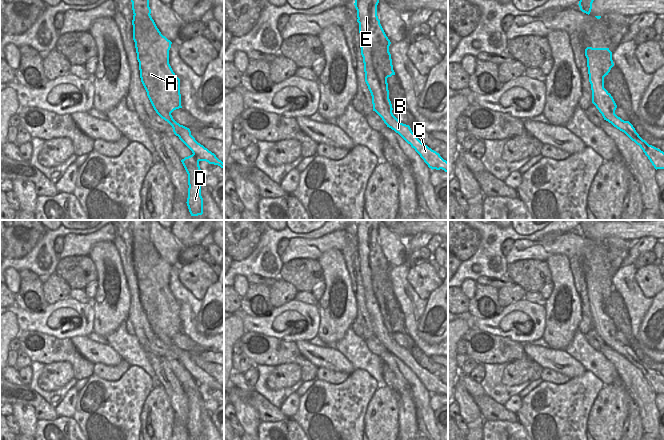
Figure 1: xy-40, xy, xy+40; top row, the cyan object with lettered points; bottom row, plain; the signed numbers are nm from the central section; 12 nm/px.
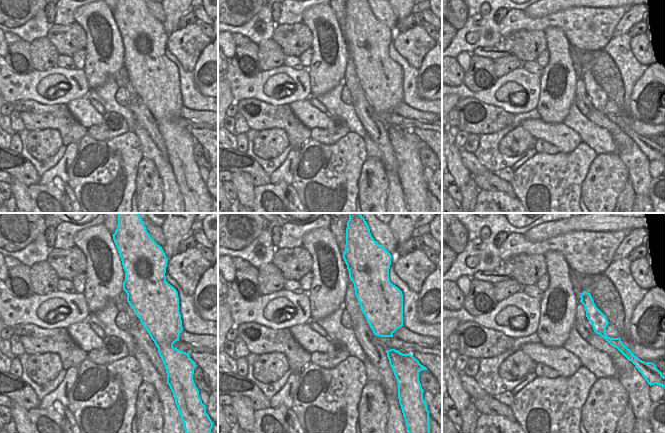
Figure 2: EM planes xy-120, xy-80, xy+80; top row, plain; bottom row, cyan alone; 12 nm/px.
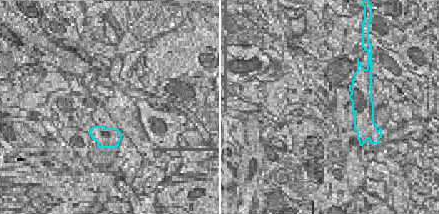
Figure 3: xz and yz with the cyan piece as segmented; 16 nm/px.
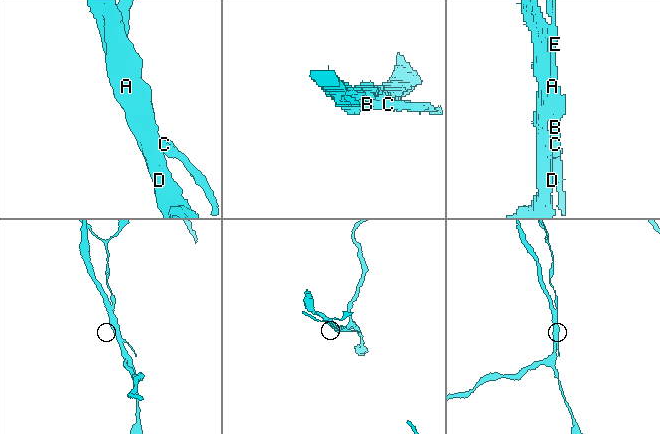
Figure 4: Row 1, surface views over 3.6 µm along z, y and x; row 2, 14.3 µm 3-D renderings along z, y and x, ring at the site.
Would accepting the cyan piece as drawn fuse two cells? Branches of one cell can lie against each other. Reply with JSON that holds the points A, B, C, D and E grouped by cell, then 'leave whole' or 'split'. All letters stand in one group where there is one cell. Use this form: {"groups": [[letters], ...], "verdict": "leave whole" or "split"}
{"groups": [["A", "D"], ["B", "C", "E"]], "verdict": "split"}

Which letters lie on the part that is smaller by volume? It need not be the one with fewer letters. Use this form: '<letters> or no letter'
B, C, E

